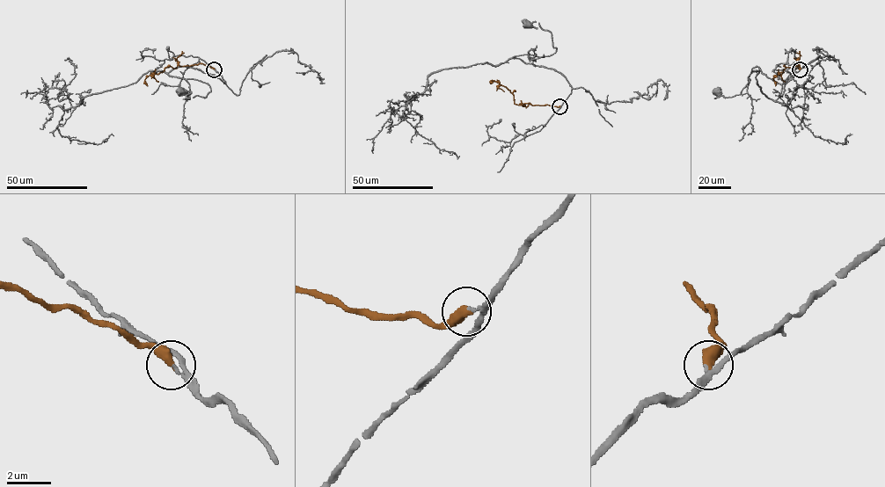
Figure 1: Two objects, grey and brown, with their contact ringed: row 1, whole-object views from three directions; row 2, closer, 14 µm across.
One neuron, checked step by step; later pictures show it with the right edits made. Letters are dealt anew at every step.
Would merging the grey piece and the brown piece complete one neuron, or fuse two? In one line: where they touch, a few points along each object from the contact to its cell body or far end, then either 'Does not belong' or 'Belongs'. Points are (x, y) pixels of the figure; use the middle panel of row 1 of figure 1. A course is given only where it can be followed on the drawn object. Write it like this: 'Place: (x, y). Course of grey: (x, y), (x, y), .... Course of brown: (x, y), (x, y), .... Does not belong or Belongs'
Place: (559, 106). Course of grey: (559, 105), (571, 93), (566, 79), (513, 57), (556, 51), (551, 32), (538, 23), (527, 25). Course of brown: (559, 106), (515, 104), (510, 90), (493, 82). Does not belong

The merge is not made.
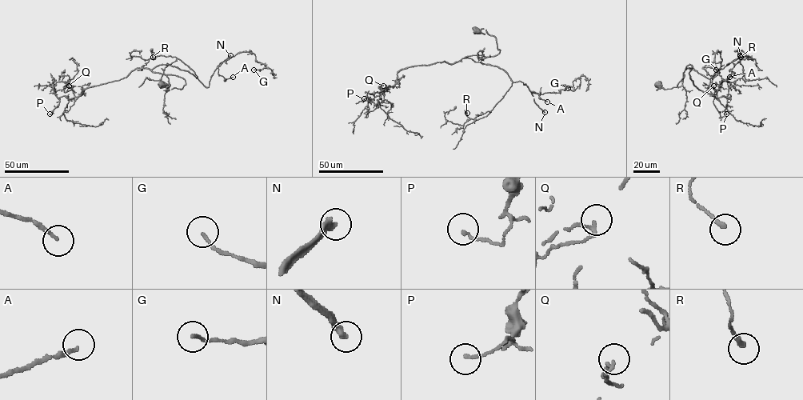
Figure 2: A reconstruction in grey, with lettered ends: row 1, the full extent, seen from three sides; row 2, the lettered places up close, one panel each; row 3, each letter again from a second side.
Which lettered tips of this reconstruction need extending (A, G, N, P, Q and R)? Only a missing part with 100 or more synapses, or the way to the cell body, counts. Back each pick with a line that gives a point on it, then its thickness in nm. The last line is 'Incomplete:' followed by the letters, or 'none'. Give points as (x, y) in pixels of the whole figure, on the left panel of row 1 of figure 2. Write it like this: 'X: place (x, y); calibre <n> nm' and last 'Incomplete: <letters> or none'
N: place (230, 55); calibre 340 nm
Incomplete: N

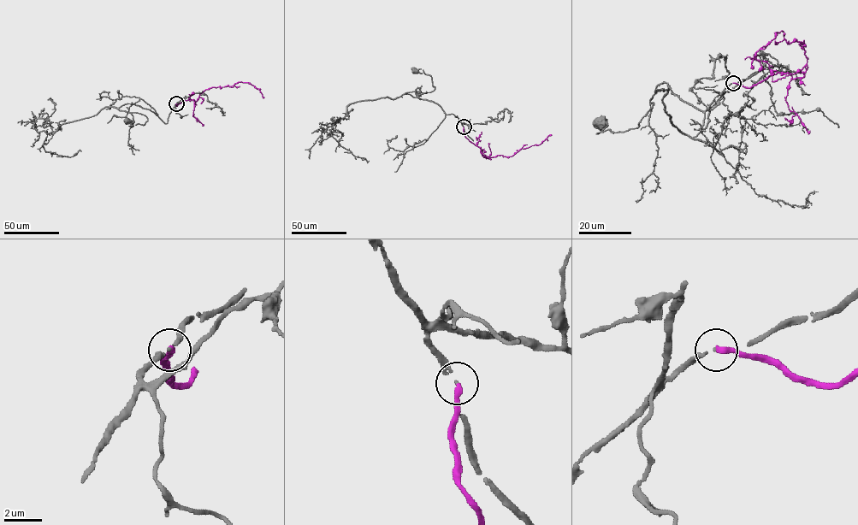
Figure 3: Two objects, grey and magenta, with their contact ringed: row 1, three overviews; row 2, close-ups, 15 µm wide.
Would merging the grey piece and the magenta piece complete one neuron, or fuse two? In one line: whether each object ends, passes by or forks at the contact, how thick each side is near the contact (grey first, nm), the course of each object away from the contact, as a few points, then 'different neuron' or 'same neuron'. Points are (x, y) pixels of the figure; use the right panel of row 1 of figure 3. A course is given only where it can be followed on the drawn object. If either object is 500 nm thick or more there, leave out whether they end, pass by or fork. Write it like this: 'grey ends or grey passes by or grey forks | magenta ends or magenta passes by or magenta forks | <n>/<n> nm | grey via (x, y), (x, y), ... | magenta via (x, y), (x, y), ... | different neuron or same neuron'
grey ends | magenta ends | 90/320 nm | grey via (733, 83), (714, 98), (705, 128), (704, 113), (663, 82), (637, 126), (597, 133), (606, 126), (602, 123) | magenta via (733, 83), (748, 87), (778, 72), (802, 78), (804, 43), (775, 32), (753, 68) | different neuron

